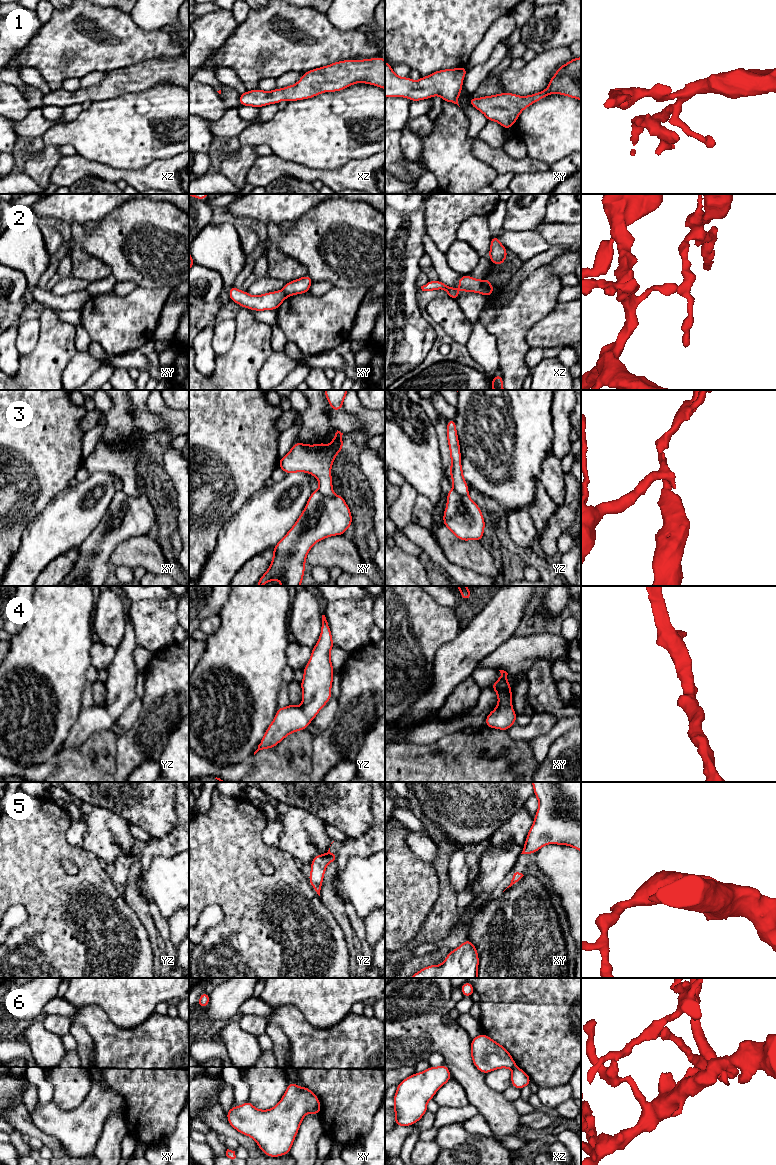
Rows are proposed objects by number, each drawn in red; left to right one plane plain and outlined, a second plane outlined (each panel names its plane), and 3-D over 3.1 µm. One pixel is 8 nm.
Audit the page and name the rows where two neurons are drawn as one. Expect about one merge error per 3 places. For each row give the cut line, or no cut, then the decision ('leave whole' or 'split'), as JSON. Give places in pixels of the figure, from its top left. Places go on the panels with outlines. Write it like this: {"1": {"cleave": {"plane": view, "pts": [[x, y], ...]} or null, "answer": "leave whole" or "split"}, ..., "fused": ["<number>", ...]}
{"1": {"cleave": null, "answer": "leave whole"}, "2": {"cleave": {"plane": "xz", "pts": [[482, 281], [479, 292]]}, "answer": "split"}, "3": {"cleave": {"plane": "xy", "pts": [[318, 489], [326, 495], [334, 495]]}, "answer": "split"}, "4": {"cleave": null, "answer": "leave whole"}, "5": {"cleave": null, "answer": "leave whole"}, "6": {"cleave": {"plane": "xz", "pts": [[515, 1065], [511, 1068]]}, "answer": "split"}, "fused": ["2", "3", "6"]}

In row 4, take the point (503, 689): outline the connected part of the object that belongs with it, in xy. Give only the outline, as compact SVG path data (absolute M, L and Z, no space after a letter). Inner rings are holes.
M504 670L499 671L501 677L490 686L497 693L498 704L497 707L487 715L485 725L489 728L507 731L516 723L517 714L512 708L512 688L507 681L508 673Z

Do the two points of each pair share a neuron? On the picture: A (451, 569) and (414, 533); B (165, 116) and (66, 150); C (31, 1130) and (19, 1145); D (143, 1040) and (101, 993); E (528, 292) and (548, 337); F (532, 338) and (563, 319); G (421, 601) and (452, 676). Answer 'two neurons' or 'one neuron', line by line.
A: one neuron
B: two neurons
C: two neurons
D: two neurons
E: two neurons
F: one neuron
G: two neurons

